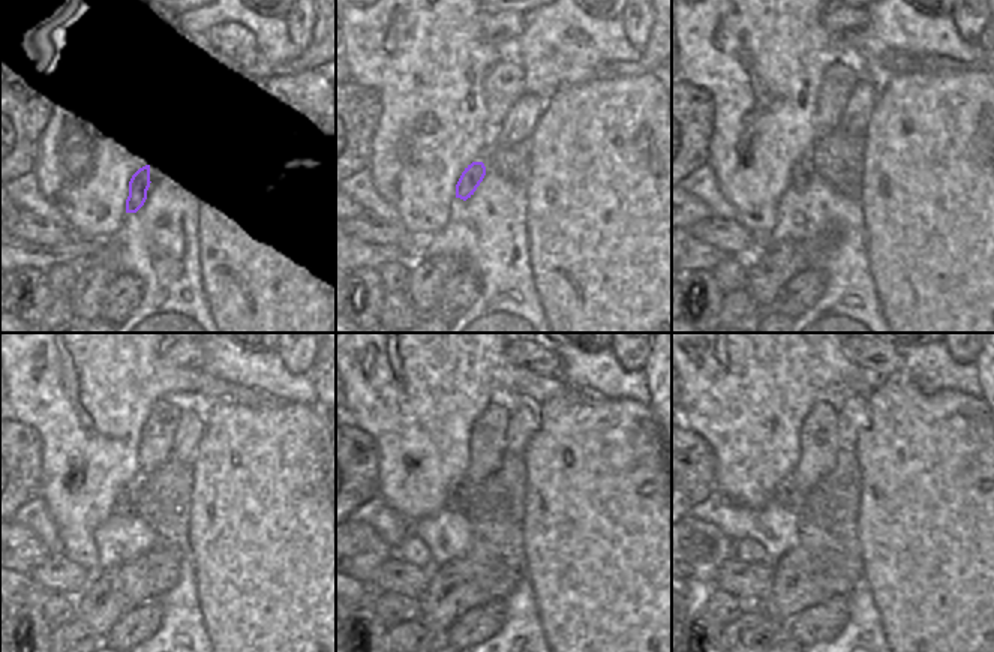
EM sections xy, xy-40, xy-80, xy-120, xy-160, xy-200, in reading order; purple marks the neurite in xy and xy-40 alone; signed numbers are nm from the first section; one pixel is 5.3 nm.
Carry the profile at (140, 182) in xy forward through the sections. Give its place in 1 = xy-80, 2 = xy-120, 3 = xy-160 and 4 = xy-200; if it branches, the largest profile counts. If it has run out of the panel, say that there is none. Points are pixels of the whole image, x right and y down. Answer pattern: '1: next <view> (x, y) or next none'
1: next xy-80 (802, 170)
2: next xy-120 (125, 504)
3: next xy-160 (458, 495)
4: next xy-200 (786, 493)

